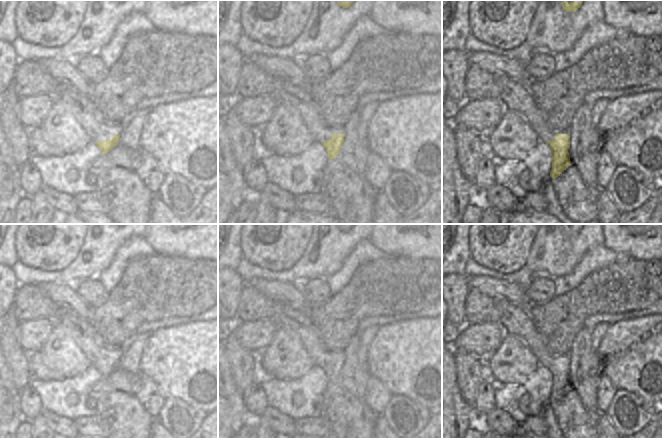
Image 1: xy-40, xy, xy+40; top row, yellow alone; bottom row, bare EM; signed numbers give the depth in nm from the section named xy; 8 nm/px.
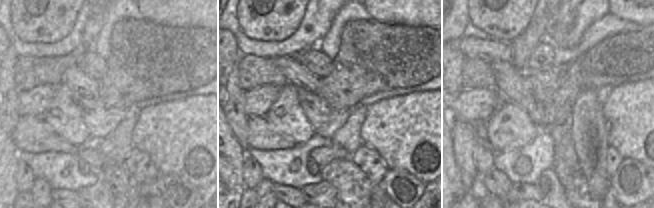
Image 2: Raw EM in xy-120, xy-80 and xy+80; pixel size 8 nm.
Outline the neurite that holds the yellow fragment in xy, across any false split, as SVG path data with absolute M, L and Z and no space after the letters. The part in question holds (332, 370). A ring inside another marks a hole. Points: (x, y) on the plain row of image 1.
M331 358L331 364L325 364L321 366L328 377L328 382L333 383L335 382L339 376L340 371L344 365L345 358Z

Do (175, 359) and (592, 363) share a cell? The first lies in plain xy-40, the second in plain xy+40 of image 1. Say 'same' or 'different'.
different

